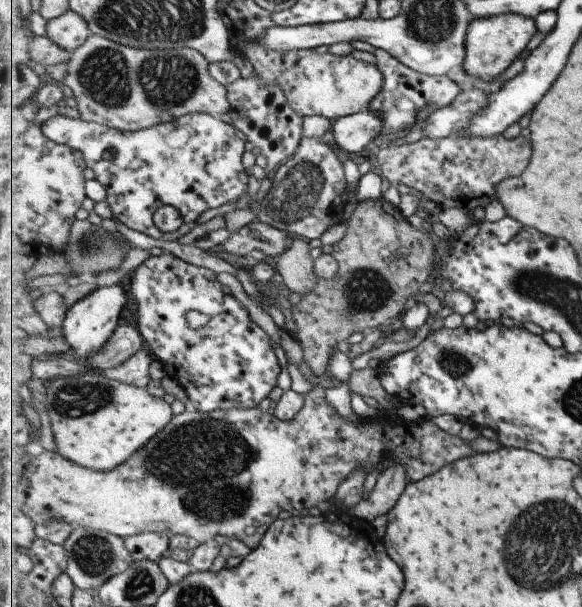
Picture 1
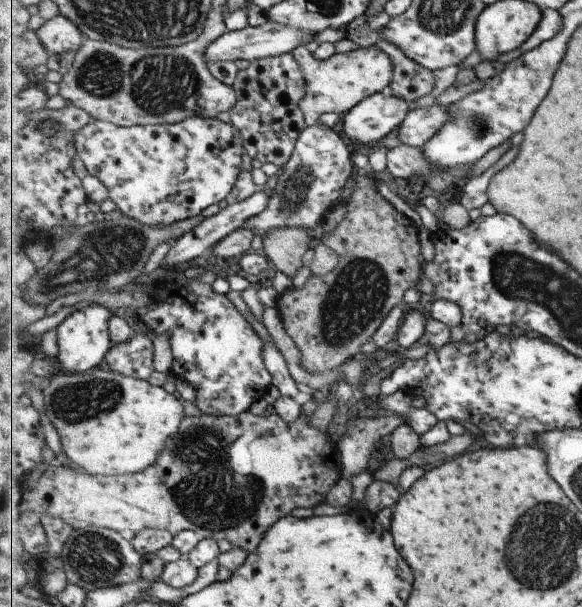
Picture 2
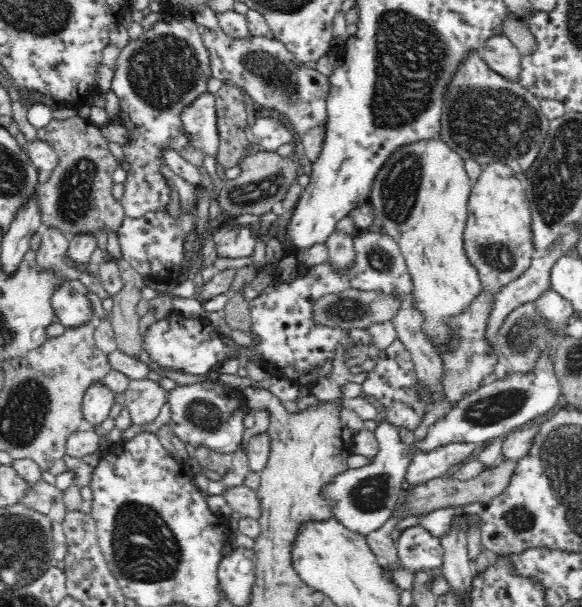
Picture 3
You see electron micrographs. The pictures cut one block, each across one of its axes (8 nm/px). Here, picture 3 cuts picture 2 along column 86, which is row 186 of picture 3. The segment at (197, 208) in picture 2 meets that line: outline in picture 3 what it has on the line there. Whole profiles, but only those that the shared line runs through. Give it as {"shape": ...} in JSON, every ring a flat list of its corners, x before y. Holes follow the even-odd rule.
{"shape":[[163,3,162,12,168,14,167,18,154,23,138,39,130,39,120,49,111,80,111,90,118,96,124,111,122,126,134,140,131,146,124,147,124,159,130,167,130,174,120,202,127,219,138,219,170,202,168,173,161,172,164,162,162,148,174,148,180,153,190,146,180,122,181,108,207,92,208,78,211,77,209,54,191,10,183,5,172,7]]}

